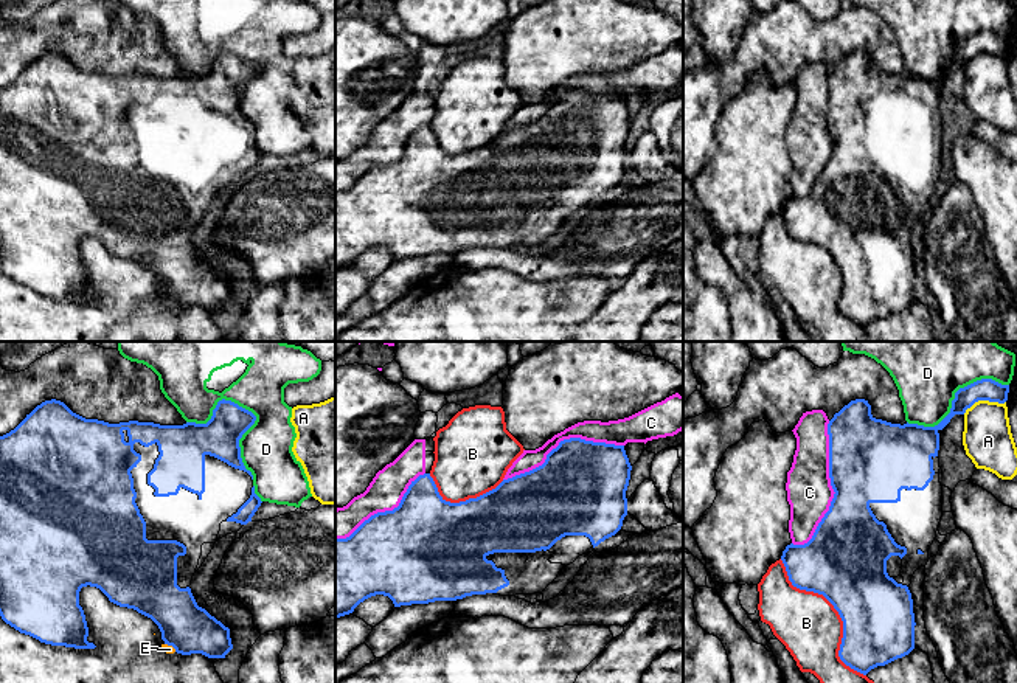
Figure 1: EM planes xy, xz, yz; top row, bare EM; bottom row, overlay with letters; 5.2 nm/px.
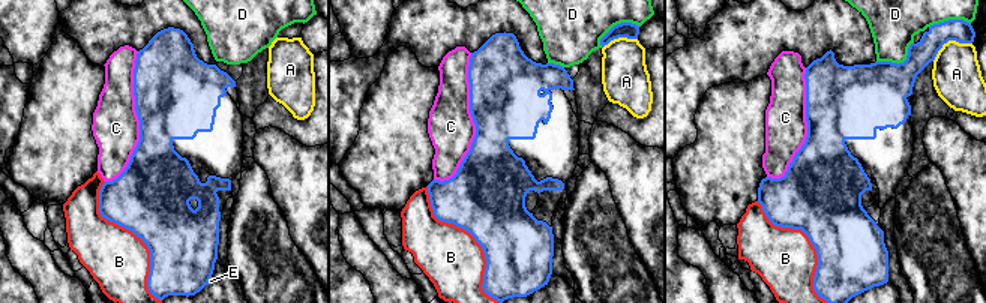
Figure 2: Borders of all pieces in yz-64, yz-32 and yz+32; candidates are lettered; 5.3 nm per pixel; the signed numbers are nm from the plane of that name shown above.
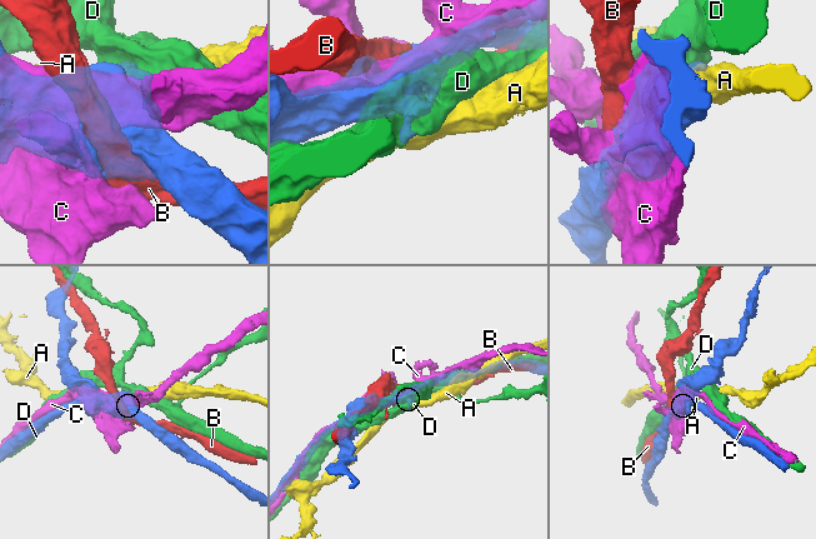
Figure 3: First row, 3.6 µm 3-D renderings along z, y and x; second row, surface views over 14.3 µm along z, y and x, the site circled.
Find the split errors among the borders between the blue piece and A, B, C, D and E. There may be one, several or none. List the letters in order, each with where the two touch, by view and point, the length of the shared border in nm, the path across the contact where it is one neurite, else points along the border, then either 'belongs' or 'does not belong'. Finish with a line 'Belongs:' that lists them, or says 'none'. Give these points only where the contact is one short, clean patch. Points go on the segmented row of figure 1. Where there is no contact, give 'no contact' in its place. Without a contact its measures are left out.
A: contact yz (983, 399); length 240 nm; does not belong
B: contact yz (837, 610); length 750 nm; does not belong
C: contact yz (833, 488); length 650 nm; does not belong
D: contact xy (247, 410); length 460 nm; does not belong
E: contact xy (171, 644); length 80 nm; border xy (165, 643), (176, 651); does not belong
Belongs: none

